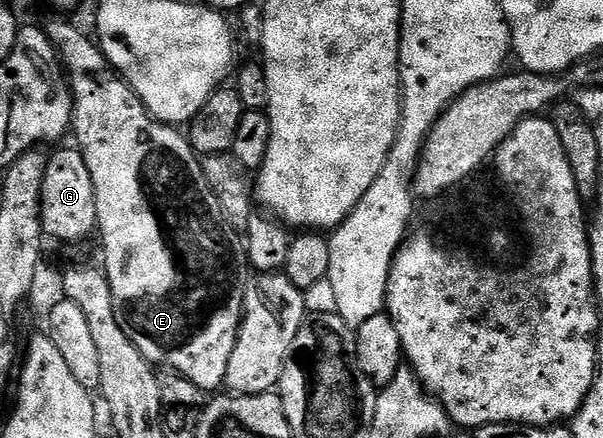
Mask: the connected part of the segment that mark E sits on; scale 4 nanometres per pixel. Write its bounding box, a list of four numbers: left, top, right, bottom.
[45,16,249,392]

